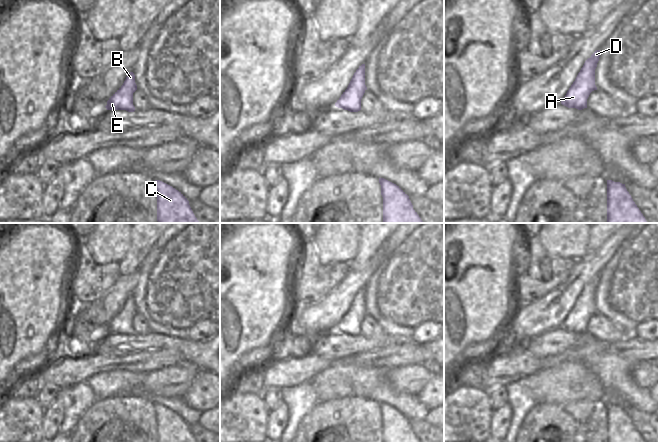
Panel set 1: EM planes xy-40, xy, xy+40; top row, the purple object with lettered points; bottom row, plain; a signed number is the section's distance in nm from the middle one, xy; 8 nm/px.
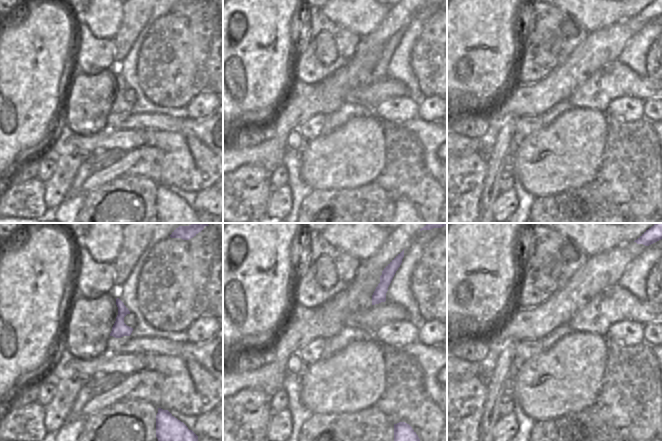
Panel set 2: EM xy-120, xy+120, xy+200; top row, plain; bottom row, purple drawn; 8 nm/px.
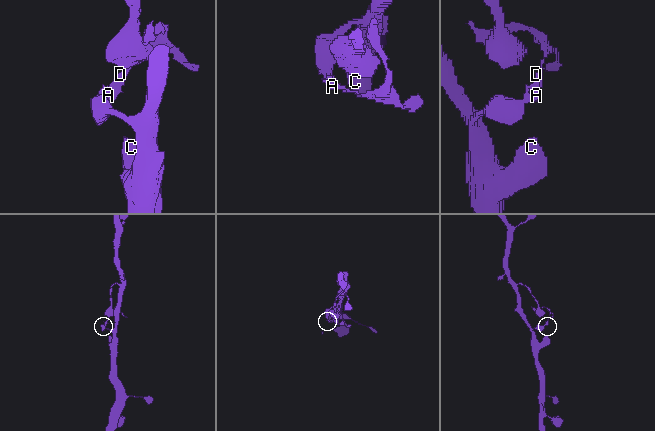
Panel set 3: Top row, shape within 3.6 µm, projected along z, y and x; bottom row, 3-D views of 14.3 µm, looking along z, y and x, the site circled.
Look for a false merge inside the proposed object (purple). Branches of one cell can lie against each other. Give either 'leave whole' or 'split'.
split

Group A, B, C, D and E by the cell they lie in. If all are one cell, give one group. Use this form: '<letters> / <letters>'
A B C E / D

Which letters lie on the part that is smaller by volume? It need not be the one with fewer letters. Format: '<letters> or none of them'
D

